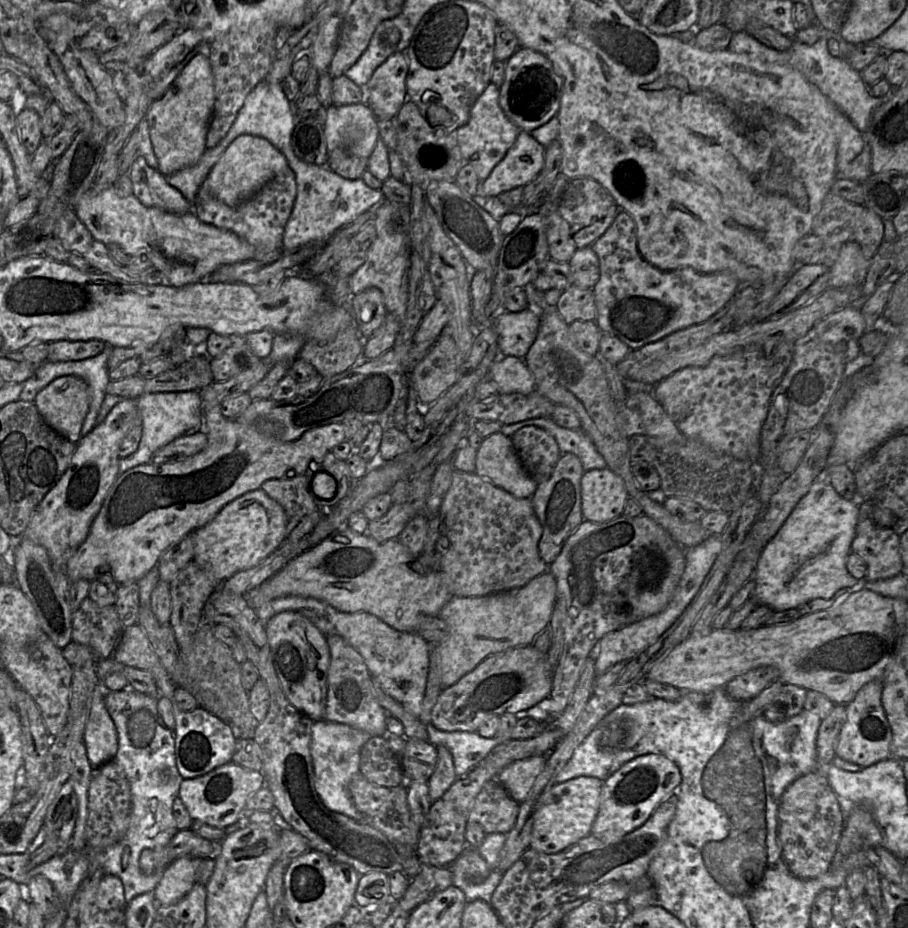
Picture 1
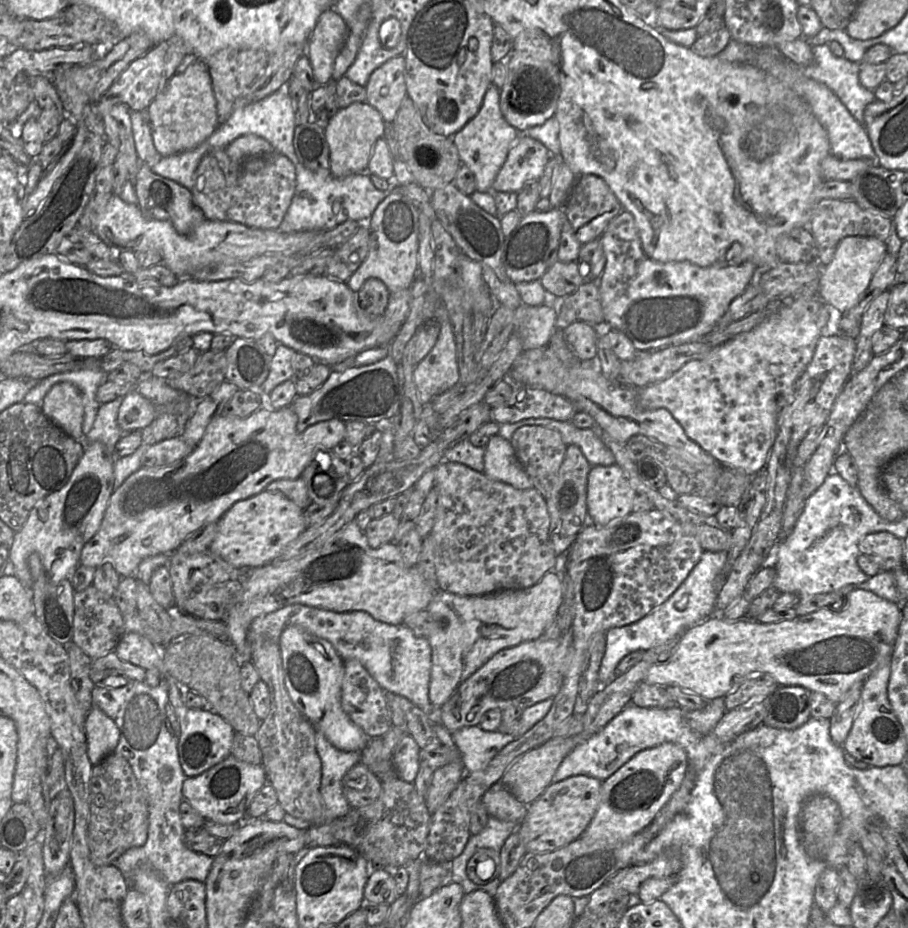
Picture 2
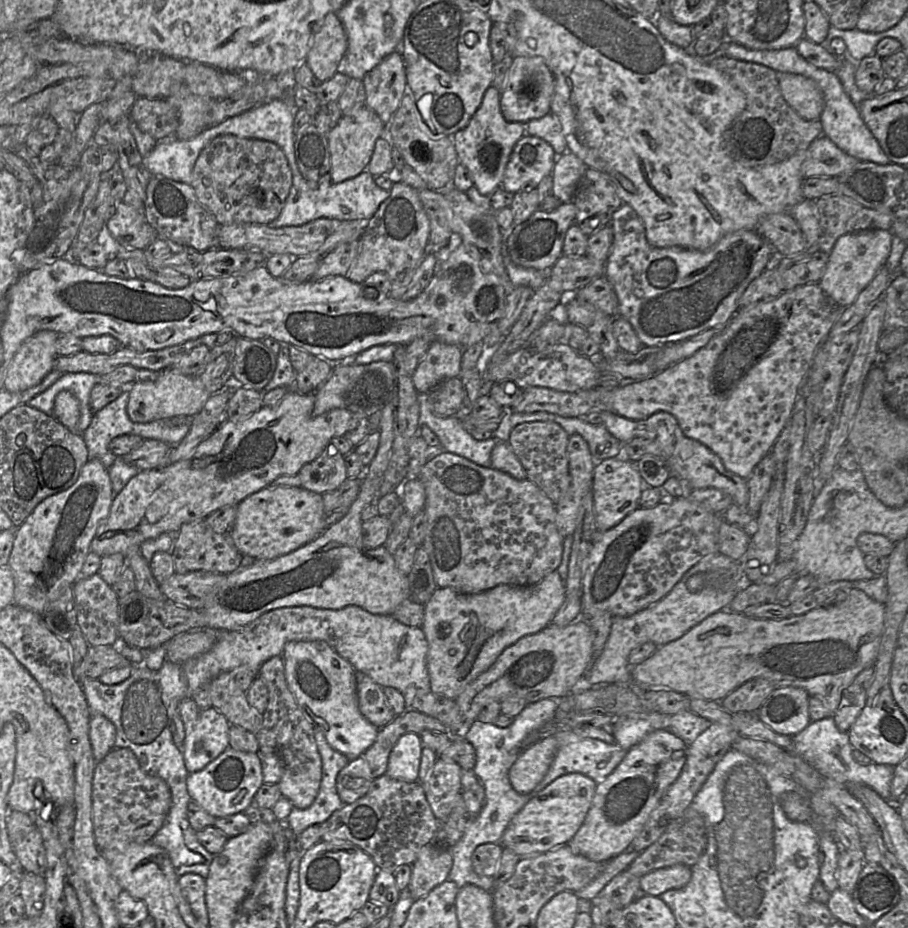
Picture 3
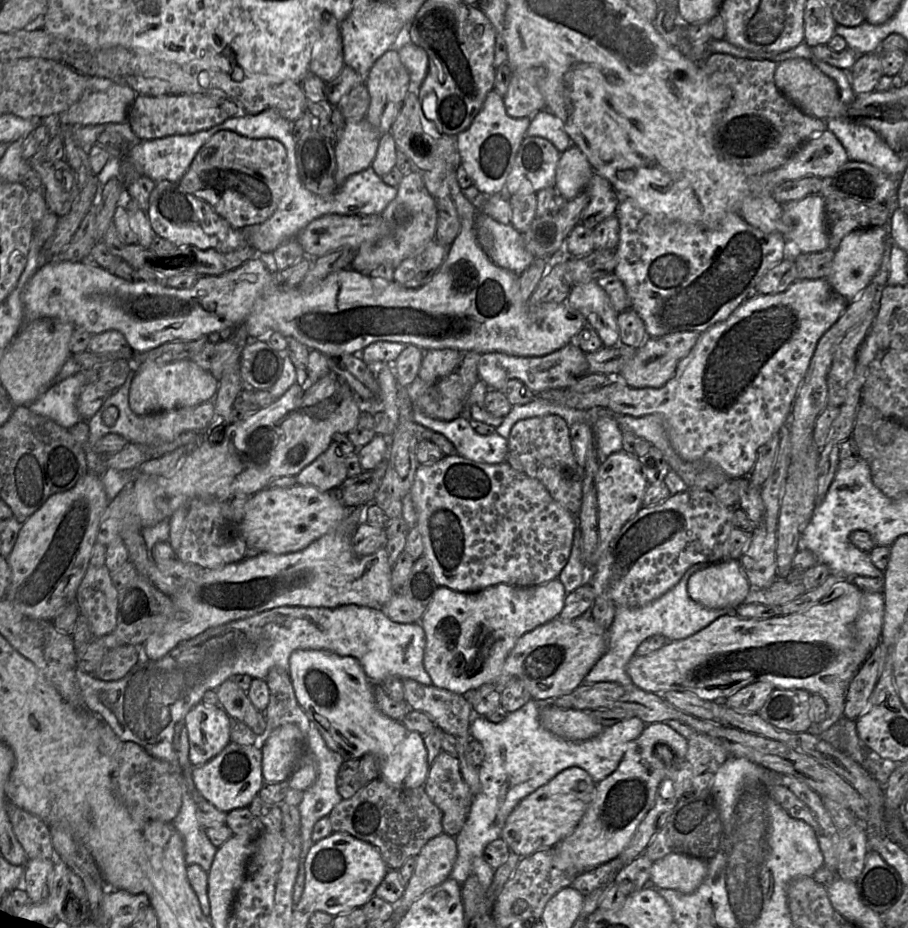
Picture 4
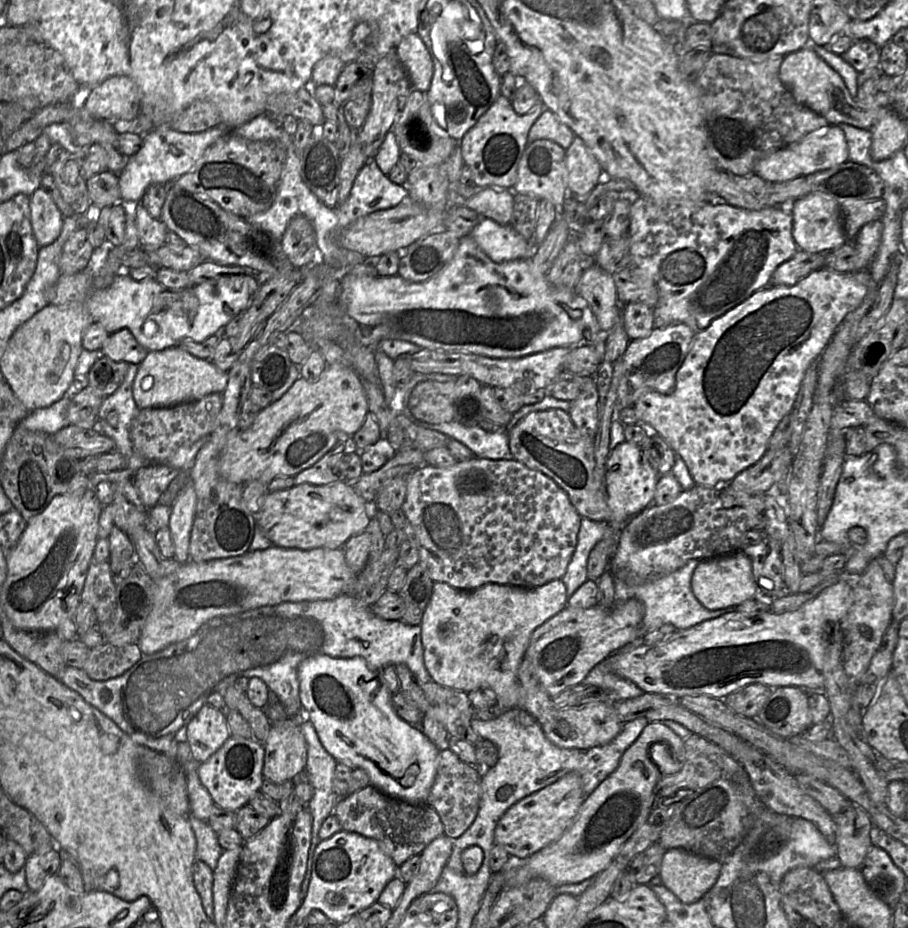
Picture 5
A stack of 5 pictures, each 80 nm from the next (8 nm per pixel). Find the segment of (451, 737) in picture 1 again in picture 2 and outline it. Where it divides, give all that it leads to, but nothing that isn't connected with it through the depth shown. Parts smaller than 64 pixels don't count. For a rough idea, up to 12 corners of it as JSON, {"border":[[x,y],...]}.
{"border":[[480,726],[451,732],[465,773],[517,737]]}

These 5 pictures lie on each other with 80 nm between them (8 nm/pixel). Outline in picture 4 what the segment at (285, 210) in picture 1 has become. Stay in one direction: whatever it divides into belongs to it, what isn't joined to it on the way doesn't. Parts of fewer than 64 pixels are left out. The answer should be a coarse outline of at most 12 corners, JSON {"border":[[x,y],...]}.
{"border":[[216,133],[179,185],[233,228],[263,223],[287,188],[274,138]]}

